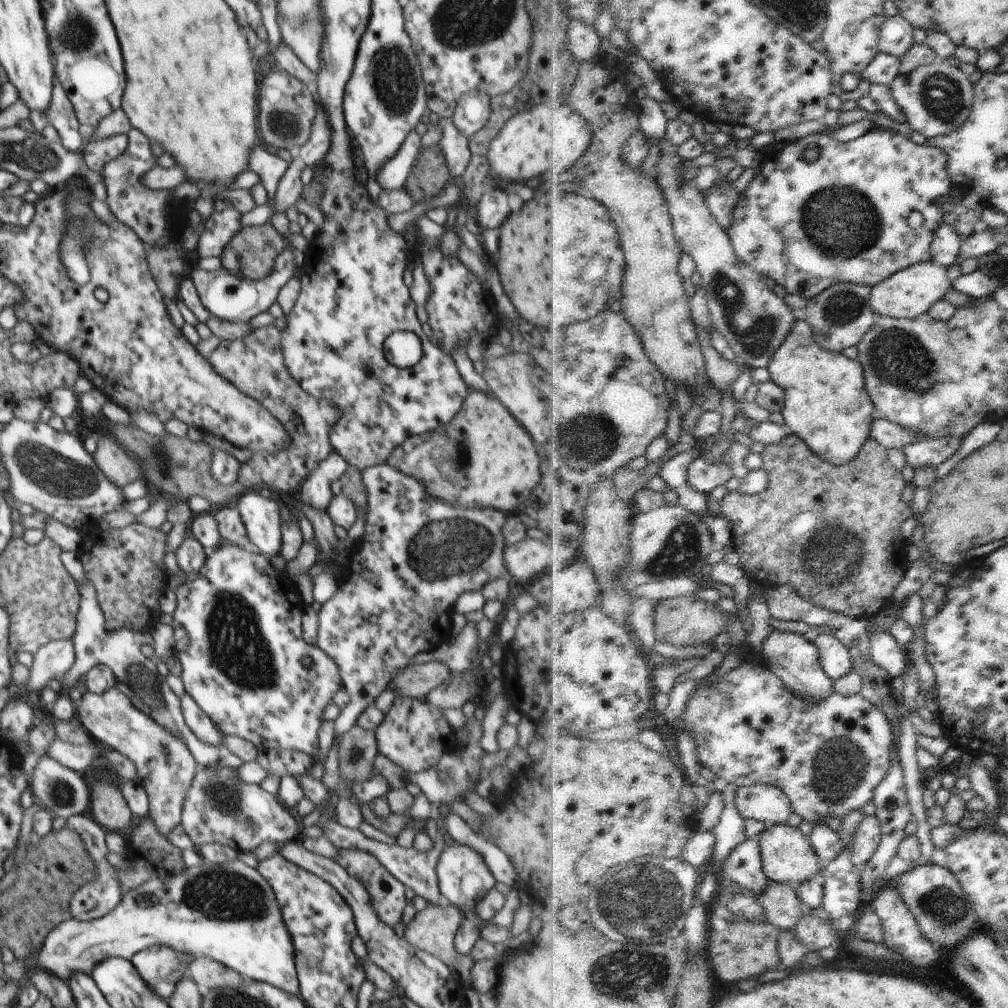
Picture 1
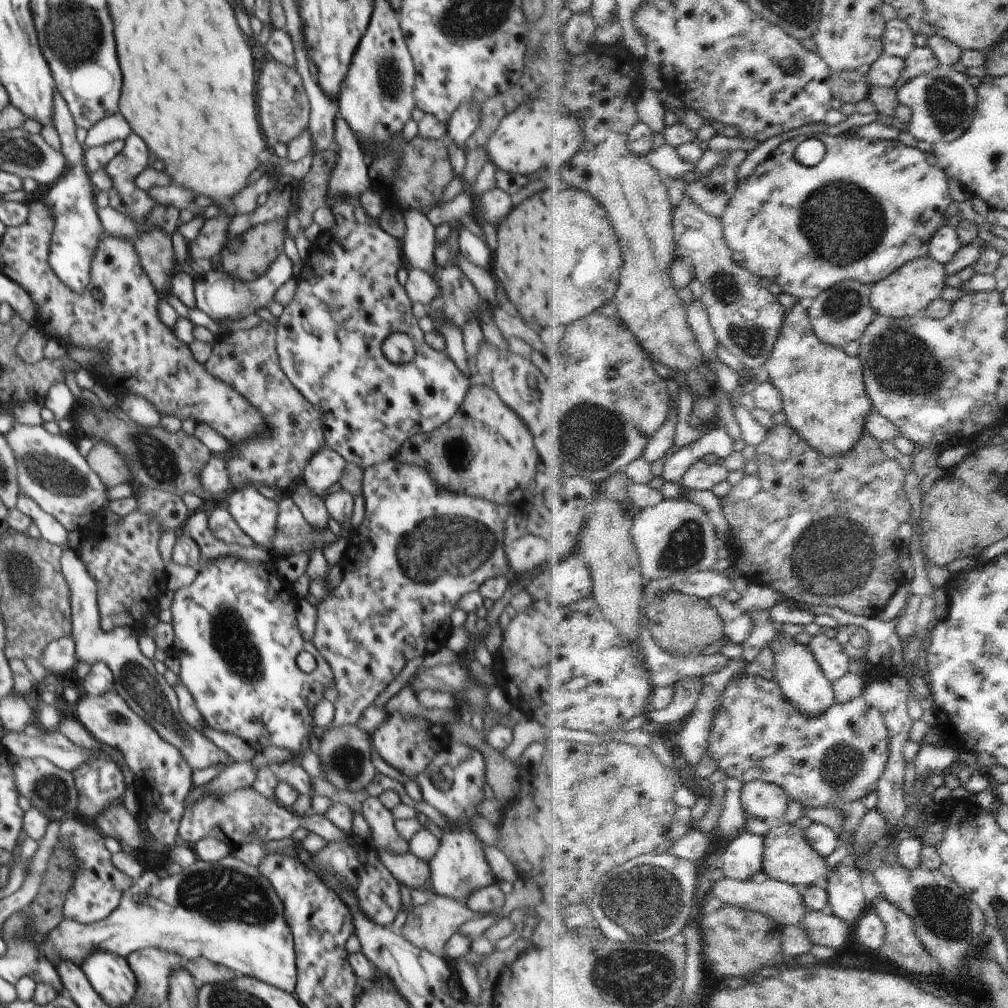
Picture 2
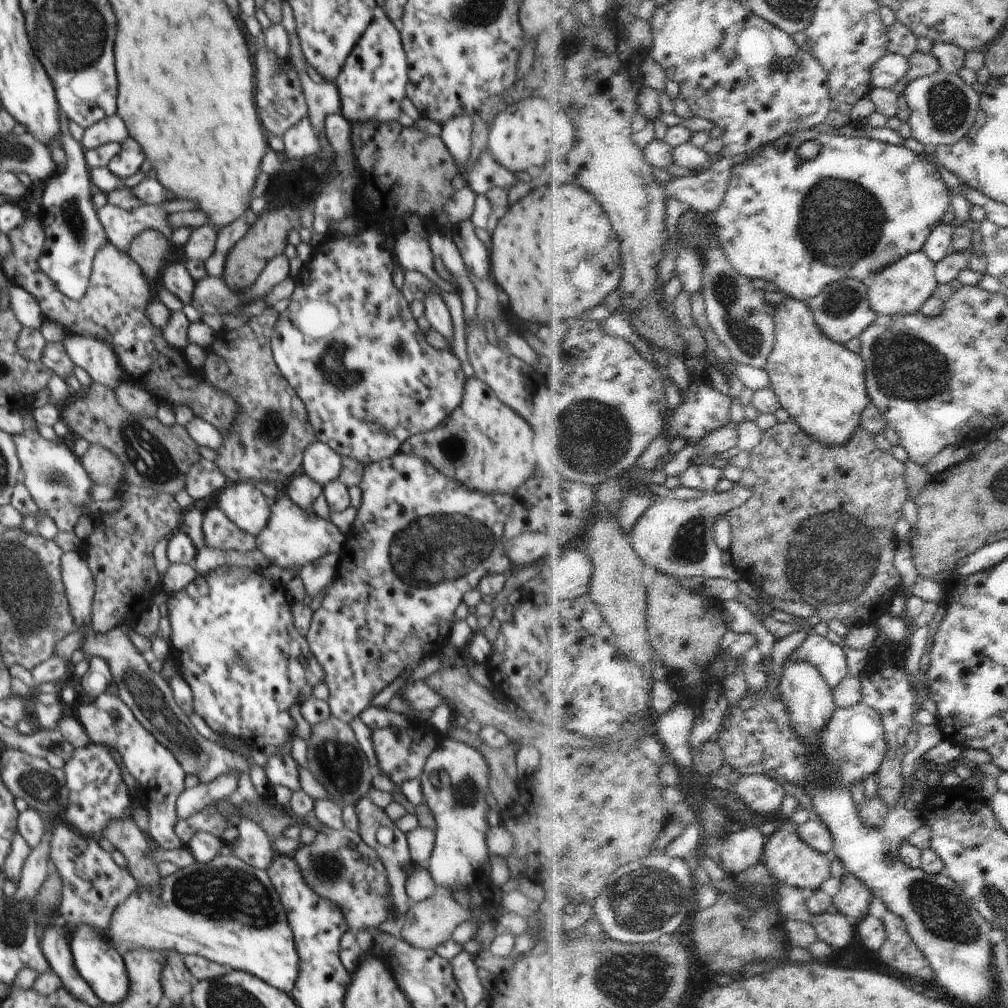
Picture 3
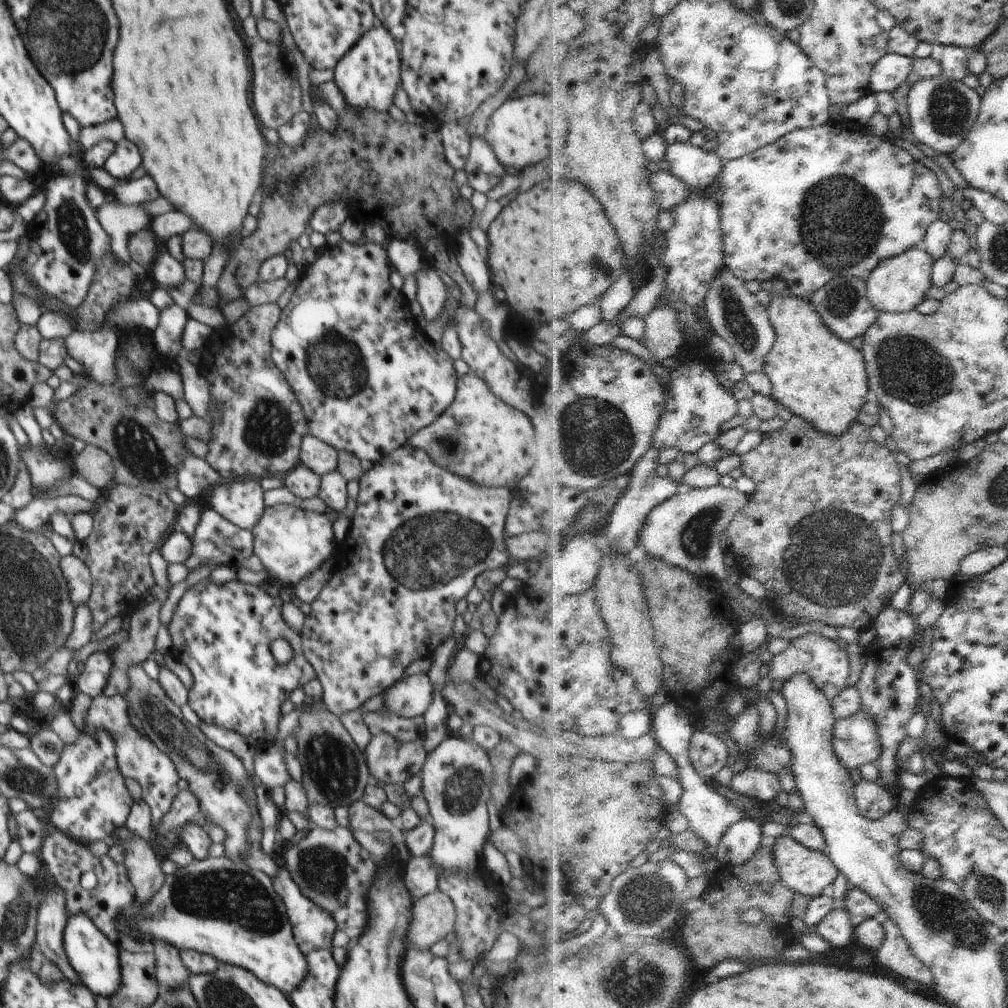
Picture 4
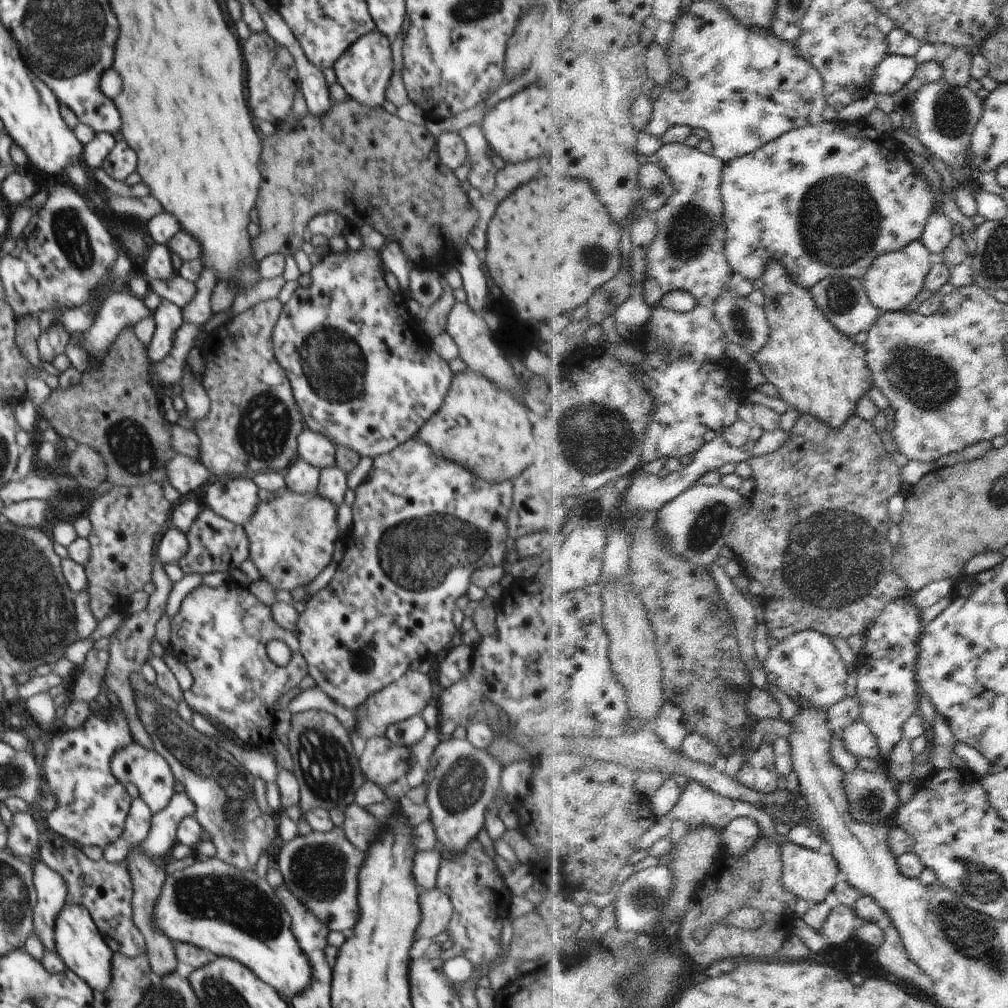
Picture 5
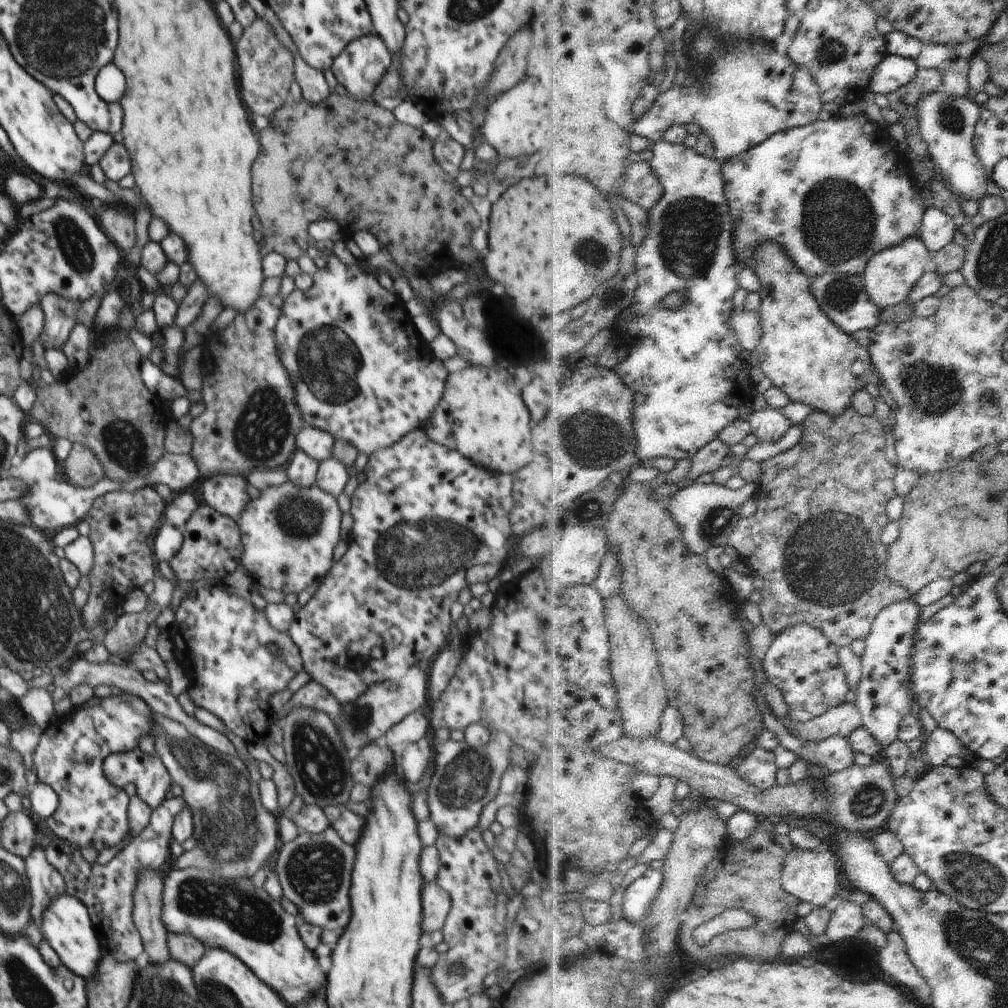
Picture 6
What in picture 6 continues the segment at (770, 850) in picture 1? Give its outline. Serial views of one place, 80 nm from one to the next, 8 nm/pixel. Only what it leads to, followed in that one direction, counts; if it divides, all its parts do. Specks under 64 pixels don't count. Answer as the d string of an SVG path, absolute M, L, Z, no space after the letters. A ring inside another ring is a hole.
M789 845L789 855L786 857L785 869L783 872L783 888L793 895L796 895L801 902L808 901L816 903L818 907L826 906L834 897L839 895L840 874L842 862L838 856L827 848L806 850L802 847Z

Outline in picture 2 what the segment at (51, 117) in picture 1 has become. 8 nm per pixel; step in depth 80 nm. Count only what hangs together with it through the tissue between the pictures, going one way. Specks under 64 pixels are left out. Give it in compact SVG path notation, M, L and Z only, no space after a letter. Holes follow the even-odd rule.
M55 89L53 98L51 124L58 131L61 151L68 162L68 170L51 186L46 199L51 204L55 220L49 248L49 263L56 276L68 288L79 293L90 282L92 257L104 230L97 213L90 173L83 163L85 149L76 139L78 126L58 89Z

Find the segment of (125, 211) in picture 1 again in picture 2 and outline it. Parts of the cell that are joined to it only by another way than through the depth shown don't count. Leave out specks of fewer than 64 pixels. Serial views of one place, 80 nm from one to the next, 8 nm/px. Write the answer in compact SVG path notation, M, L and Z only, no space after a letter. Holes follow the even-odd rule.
M132 131L125 139L125 145L123 149L105 166L106 174L110 176L113 182L112 188L109 190L109 205L110 208L129 216L142 232L148 232L145 230L145 221L149 214L153 211L153 208L158 205L155 198L148 196L146 191L140 190L135 185L136 177L148 167L150 158L148 157L148 148L144 144L144 140L138 138L138 134Z

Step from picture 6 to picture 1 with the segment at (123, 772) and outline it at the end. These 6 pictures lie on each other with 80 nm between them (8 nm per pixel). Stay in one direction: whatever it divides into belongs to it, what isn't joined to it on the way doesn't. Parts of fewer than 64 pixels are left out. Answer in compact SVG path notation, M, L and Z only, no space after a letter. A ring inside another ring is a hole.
M110 688L104 694L86 690L76 711L92 741L107 746L109 750L118 751L134 763L138 784L148 796L147 815L154 822L156 830L164 838L168 838L168 834L181 824L184 798L201 763L194 760L188 746L178 740L169 731L170 728L134 708L132 702L118 688Z

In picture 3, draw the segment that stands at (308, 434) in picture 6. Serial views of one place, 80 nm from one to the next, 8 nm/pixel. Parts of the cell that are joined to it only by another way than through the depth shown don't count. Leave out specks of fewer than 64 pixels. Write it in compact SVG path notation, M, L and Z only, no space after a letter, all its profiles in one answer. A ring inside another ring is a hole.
M317 440L304 451L301 472L324 488L330 481L339 478L342 459L330 446Z

